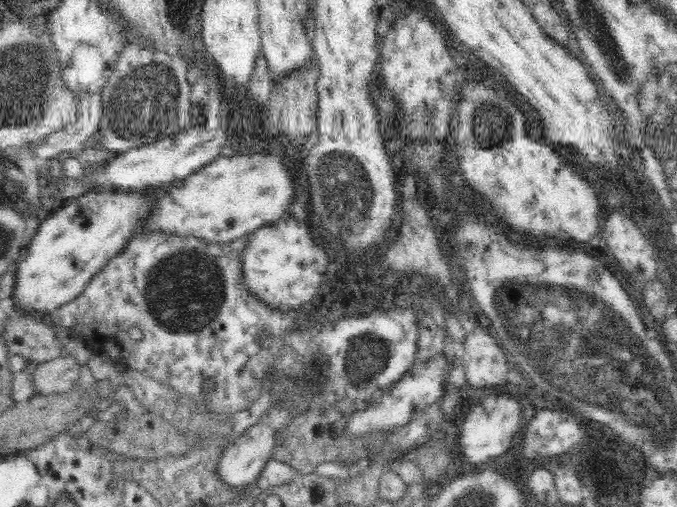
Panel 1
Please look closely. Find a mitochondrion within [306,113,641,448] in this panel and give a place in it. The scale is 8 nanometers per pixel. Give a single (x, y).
(345, 189)

